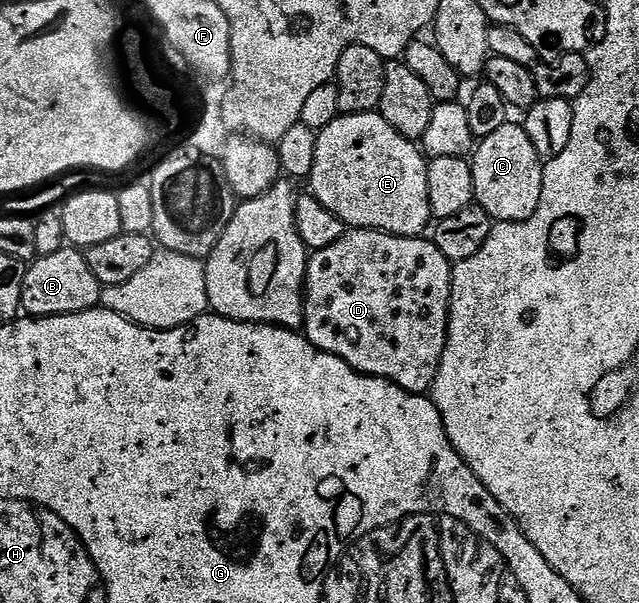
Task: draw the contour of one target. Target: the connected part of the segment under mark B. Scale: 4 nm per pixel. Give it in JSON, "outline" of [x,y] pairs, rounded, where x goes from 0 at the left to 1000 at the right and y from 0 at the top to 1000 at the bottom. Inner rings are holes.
{"outline":[[[99,410],[81,423],[59,426],[39,448],[33,517],[49,526],[86,526],[150,512],[160,498],[161,478],[150,456],[144,456],[144,443],[138,443],[133,418],[116,410]]]}

